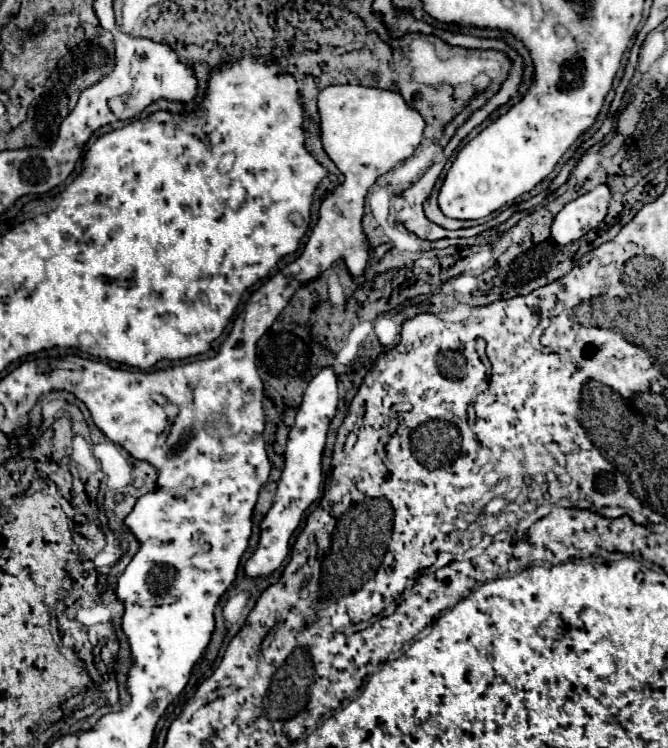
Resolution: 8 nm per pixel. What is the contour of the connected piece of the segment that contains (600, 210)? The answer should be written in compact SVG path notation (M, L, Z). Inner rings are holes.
M598 185L586 195L580 195L578 199L566 203L552 223L552 239L560 245L566 245L586 235L606 217L608 201L610 201L608 185Z

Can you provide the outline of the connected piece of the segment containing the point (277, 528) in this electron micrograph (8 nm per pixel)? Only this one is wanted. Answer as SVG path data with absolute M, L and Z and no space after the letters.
M322 369L308 385L302 405L296 413L296 423L290 429L288 445L284 451L284 469L276 489L276 501L264 515L260 523L260 541L254 555L246 561L246 575L250 577L268 577L274 569L282 565L288 555L290 537L302 521L302 513L310 507L312 501L318 499L323 483L322 456L328 425L336 413L338 391L336 391L336 375L332 369Z

